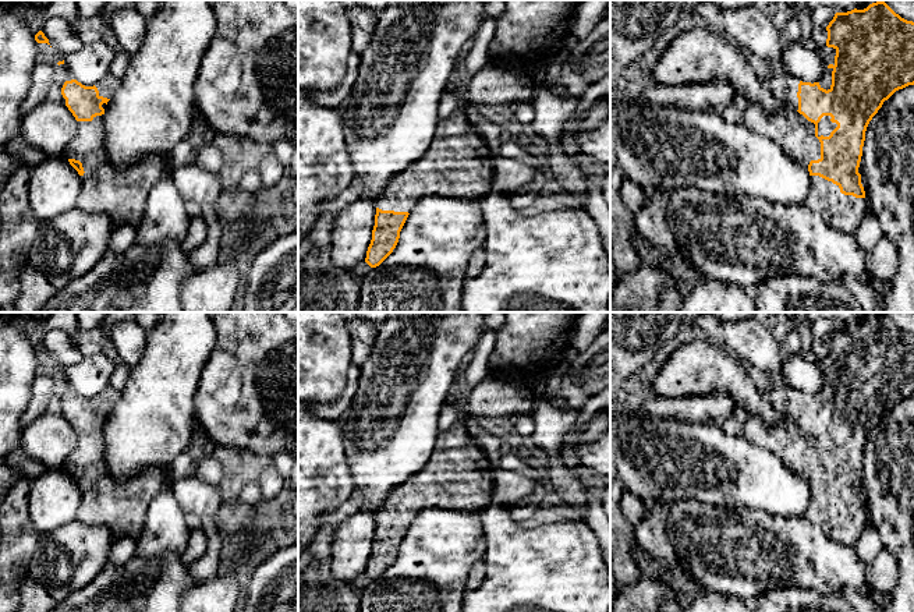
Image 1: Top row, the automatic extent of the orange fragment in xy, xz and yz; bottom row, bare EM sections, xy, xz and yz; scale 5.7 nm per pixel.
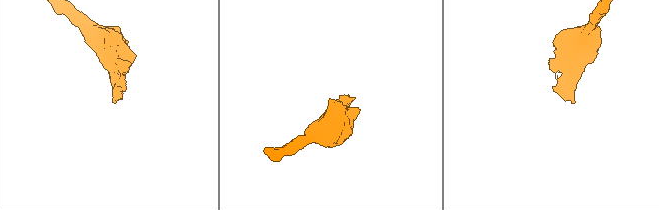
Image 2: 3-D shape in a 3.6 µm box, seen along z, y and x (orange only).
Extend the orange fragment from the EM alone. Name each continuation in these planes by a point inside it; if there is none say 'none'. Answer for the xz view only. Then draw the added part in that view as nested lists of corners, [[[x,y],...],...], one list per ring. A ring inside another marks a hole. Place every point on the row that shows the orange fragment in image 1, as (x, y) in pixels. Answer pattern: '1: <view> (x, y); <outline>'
1: xz (454, 165); [[[464,109],[439,118],[426,152],[390,178],[375,199],[382,211],[411,212],[422,197],[479,199],[492,191],[493,153],[481,148]]]

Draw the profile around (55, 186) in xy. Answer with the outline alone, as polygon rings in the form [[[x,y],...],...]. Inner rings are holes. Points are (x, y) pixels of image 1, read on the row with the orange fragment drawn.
[[[63,155],[29,166],[29,204],[39,222],[77,208],[81,191],[81,176]]]

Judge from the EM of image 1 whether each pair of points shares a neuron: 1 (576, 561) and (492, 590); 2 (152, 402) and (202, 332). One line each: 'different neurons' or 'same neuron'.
1: same neuron
2: same neuron

